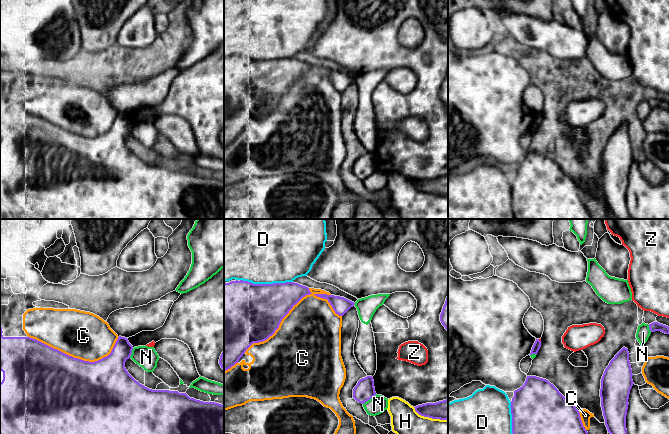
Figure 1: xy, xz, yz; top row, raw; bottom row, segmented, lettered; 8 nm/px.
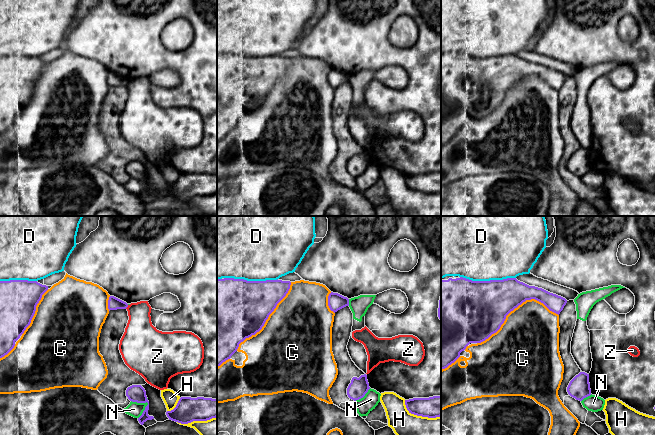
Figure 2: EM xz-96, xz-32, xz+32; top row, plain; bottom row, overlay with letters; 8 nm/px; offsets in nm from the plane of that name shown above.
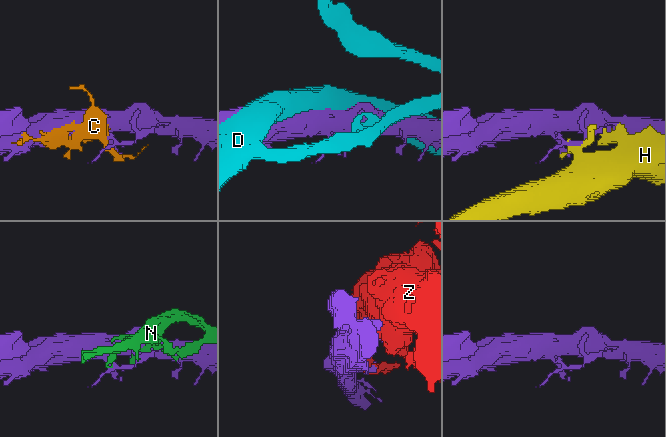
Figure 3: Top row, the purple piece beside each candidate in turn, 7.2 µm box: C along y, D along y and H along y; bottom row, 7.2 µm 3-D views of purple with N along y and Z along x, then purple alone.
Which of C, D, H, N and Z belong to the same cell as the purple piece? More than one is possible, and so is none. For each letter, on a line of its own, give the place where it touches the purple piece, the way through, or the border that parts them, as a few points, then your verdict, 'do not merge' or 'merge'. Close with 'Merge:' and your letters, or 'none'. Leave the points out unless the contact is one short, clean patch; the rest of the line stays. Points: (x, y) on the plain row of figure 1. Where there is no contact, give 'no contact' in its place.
C: xz (292, 83) | do not merge
D: xz (266, 60) | do not merge
H: xz (430, 193) | do not merge
N: xz (369, 175) | do not merge
Z: yz (539, 116) | do not merge
Merge: none

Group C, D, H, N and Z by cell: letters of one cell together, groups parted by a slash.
C / D / H / N / Z

